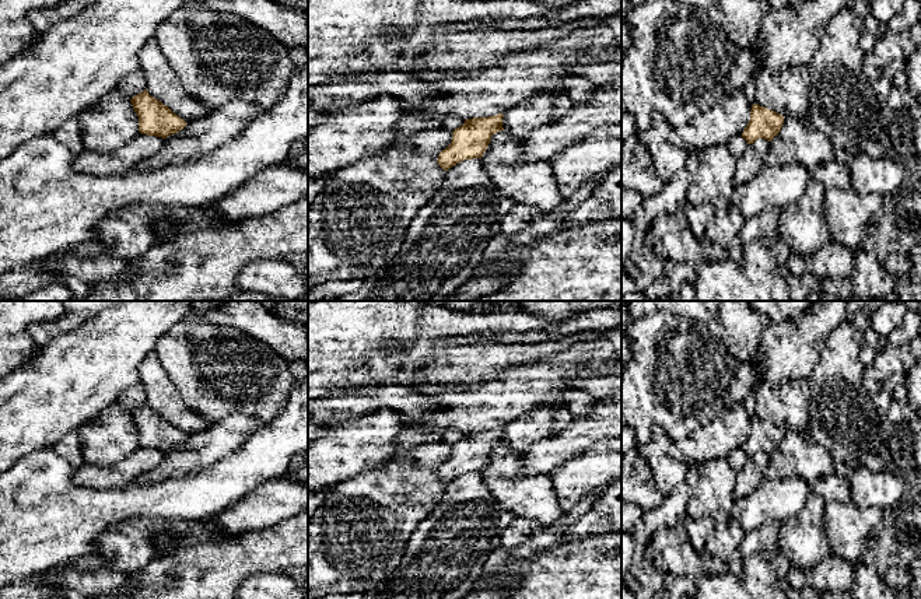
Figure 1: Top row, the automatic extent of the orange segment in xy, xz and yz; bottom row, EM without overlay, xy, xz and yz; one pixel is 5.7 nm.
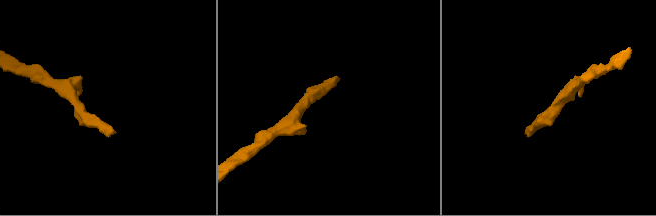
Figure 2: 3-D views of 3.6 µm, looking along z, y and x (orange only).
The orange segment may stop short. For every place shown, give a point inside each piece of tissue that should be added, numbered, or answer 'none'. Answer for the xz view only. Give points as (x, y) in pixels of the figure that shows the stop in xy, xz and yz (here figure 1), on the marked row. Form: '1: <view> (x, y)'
none

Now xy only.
none

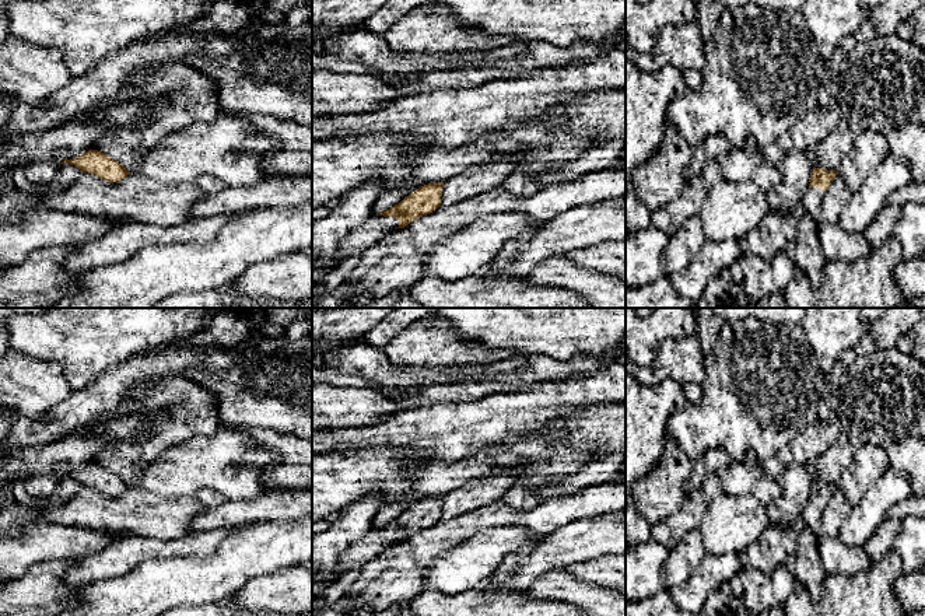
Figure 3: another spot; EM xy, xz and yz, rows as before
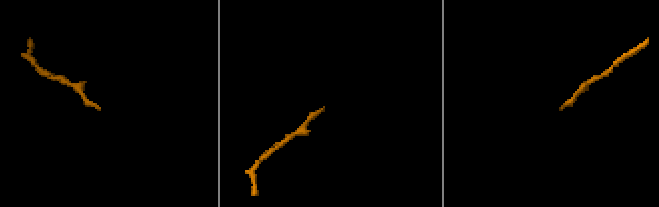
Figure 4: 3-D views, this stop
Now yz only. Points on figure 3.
1: yz (810, 203)

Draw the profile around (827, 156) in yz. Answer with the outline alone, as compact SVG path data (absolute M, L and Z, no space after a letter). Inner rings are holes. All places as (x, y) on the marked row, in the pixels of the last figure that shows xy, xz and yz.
M896 32L861 42L847 53L840 76L833 81L833 101L841 108L841 119L837 130L816 146L814 168L838 171L844 151L866 130L884 133L908 123L925 126L924 63L925 49L901 39Z

